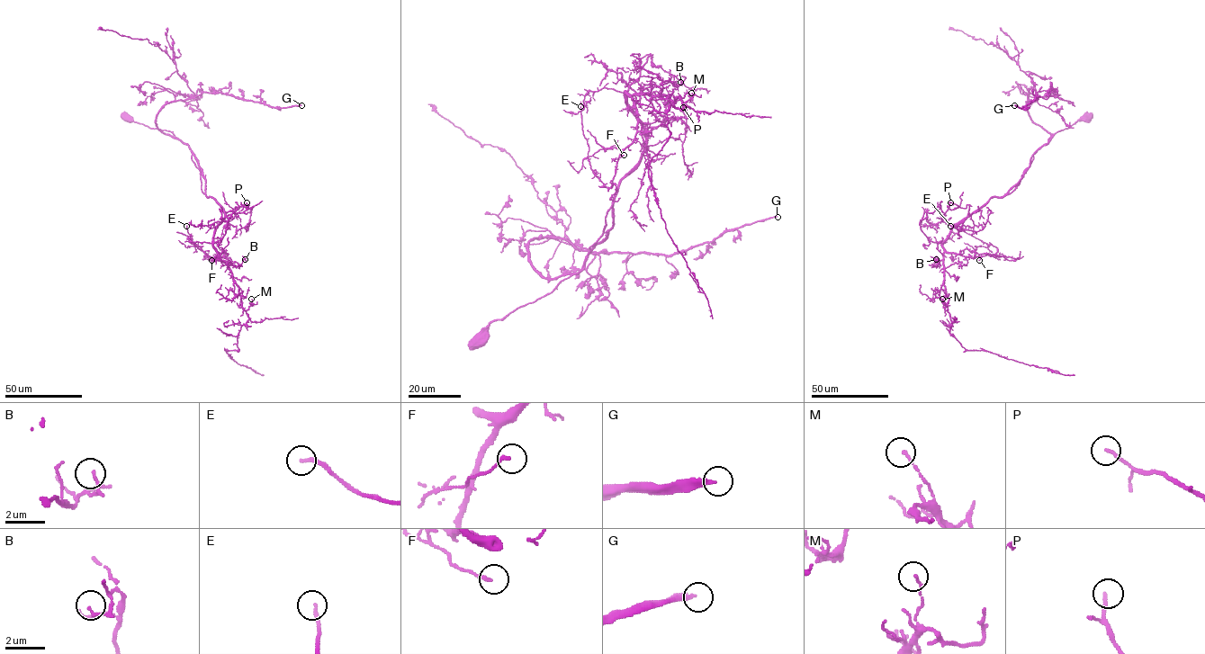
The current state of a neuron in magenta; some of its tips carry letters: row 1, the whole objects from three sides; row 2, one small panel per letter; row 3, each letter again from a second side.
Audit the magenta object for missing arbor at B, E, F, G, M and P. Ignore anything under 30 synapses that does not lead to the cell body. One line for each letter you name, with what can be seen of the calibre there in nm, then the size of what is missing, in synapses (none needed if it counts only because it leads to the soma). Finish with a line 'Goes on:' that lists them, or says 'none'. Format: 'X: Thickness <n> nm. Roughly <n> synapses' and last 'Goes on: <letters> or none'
G: Thickness 240 nm. Roughly 650 synapses
Goes on: G

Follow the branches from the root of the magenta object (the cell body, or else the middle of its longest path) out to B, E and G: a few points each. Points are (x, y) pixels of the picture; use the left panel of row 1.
B: (129, 119), (169, 130), (188, 145), (205, 194), (224, 210), (213, 248), (237, 265), (245, 259)
E: (129, 119), (169, 130), (188, 145), (205, 194), (224, 210), (213, 237), (220, 256), (193, 245), (186, 226)
G: (129, 119), (169, 130), (181, 140), (157, 126), (156, 116), (167, 103), (221, 92), (276, 108), (301, 105)

